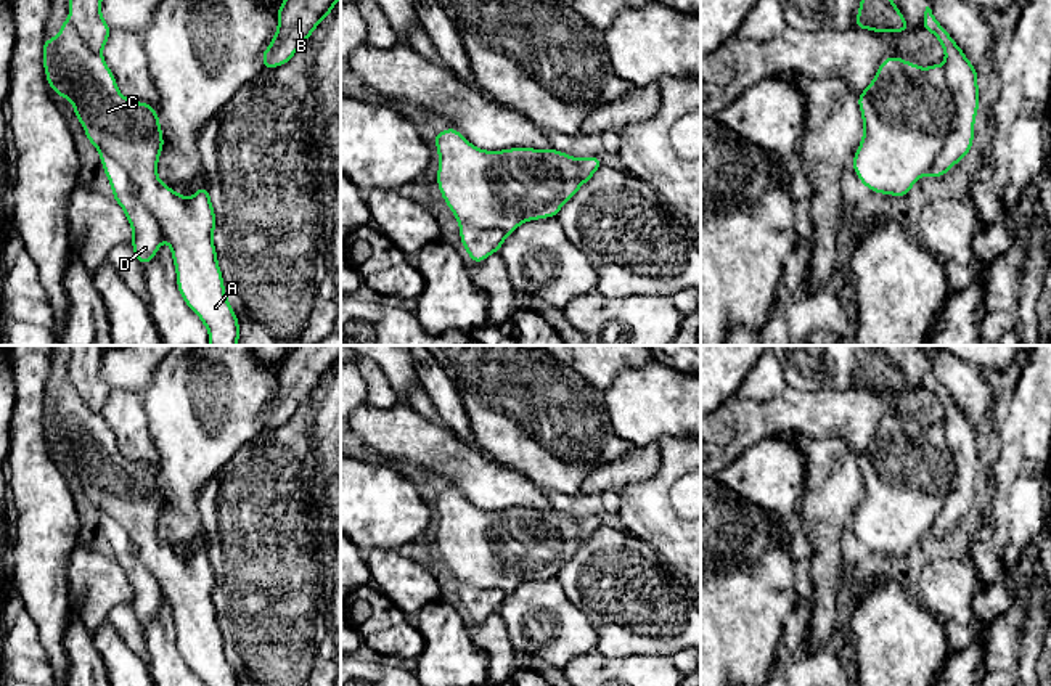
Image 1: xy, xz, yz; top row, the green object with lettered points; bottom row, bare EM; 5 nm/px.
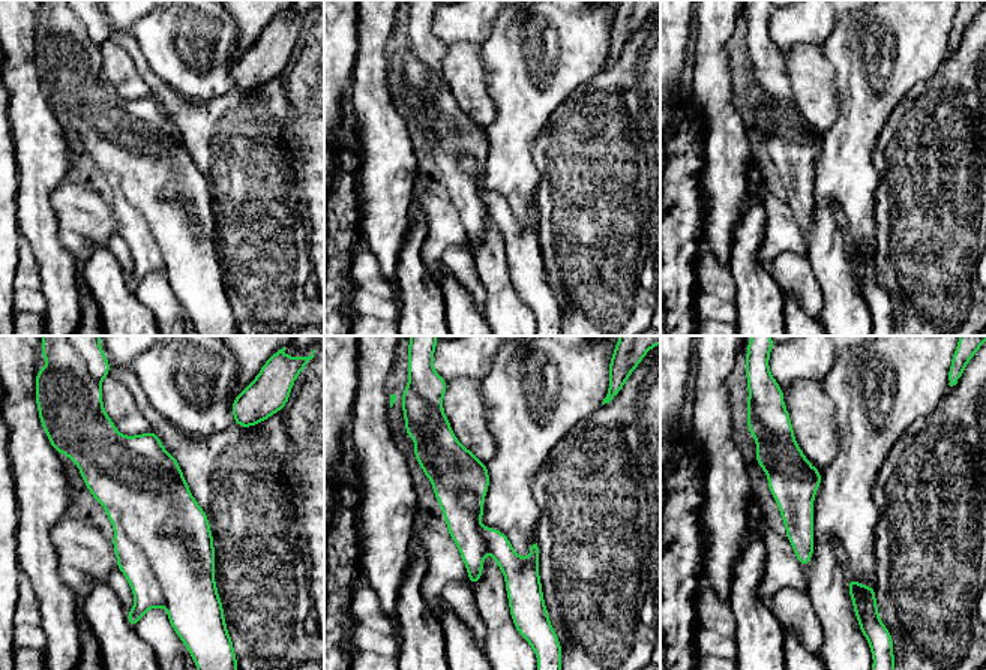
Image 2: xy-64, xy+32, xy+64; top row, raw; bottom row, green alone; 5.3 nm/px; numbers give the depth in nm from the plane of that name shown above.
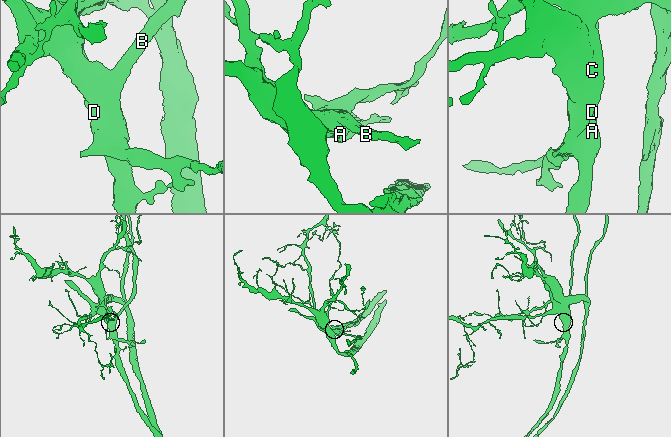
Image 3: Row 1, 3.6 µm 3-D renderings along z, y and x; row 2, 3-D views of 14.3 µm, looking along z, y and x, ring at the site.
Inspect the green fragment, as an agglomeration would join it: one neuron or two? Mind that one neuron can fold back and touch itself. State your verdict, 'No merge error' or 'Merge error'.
Merge error

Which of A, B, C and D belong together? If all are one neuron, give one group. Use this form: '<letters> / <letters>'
A B C / D

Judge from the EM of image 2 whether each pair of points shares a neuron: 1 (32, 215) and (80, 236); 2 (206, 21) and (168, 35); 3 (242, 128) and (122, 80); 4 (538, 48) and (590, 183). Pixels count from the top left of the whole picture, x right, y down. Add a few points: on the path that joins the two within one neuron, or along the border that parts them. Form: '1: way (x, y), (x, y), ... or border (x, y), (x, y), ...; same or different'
1: border (50, 192), (57, 239), (75, 258); different
2: way (197, 30), (192, 35), (177, 35); same
3: border (134, 60), (138, 74), (153, 95); different
4: border (586, 81), (560, 104), (539, 134); different

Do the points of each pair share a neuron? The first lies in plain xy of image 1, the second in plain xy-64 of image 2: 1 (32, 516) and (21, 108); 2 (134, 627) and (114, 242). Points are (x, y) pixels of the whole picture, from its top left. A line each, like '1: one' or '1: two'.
1: one
2: one

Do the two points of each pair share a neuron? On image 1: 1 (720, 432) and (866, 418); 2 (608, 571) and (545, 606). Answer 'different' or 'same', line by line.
1: different
2: different

